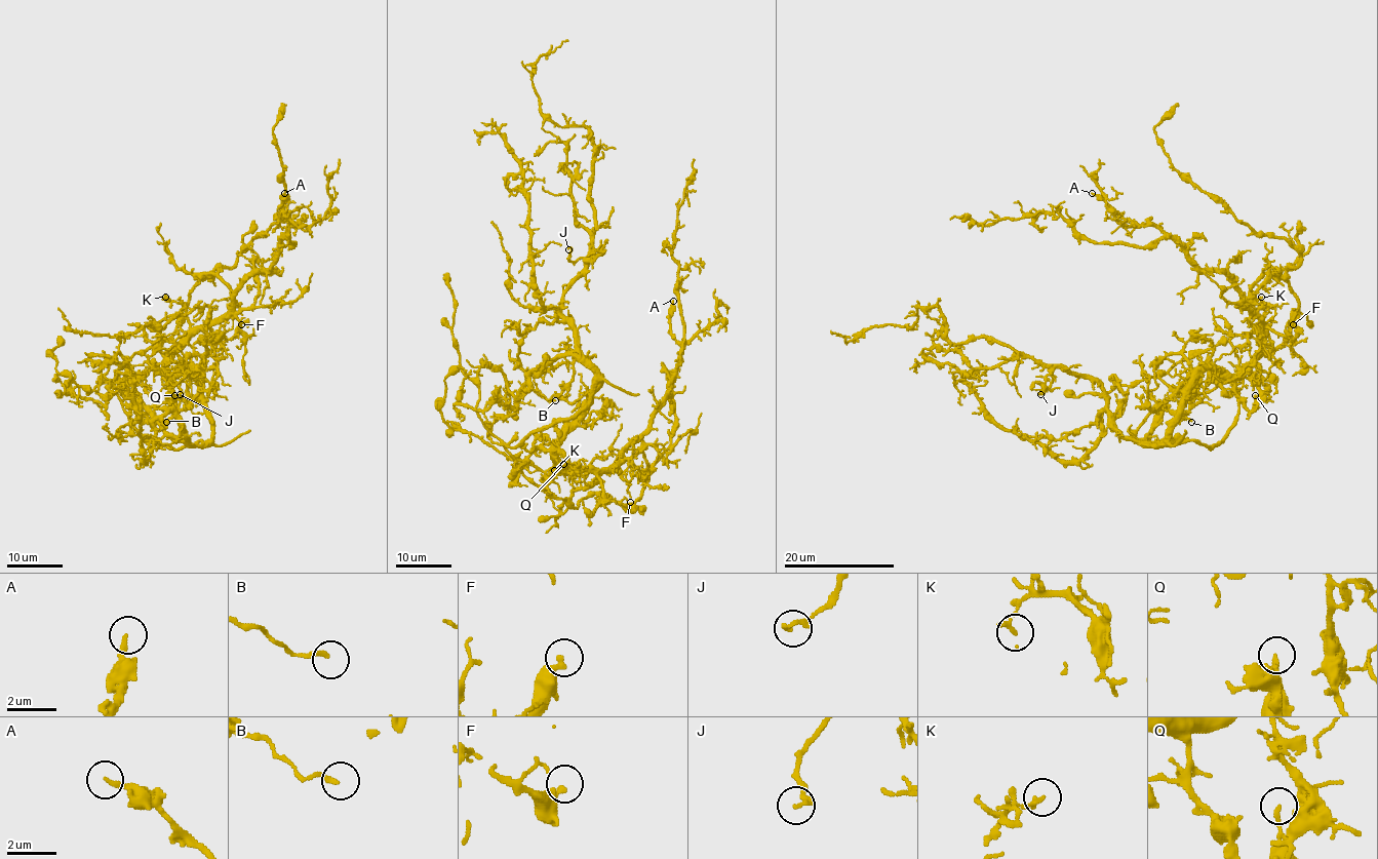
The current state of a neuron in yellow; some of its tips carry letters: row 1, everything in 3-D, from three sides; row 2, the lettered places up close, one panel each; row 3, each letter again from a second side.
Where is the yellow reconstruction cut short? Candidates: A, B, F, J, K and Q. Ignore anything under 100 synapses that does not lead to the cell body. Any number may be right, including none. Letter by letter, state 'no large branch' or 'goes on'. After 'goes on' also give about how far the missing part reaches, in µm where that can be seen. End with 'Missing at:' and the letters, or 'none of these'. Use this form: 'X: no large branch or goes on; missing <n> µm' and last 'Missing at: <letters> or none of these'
A: no large branch
B: no large branch
F: no large branch
J: no large branch
K: no large branch
Q: no large branch
Missing at: none of these

